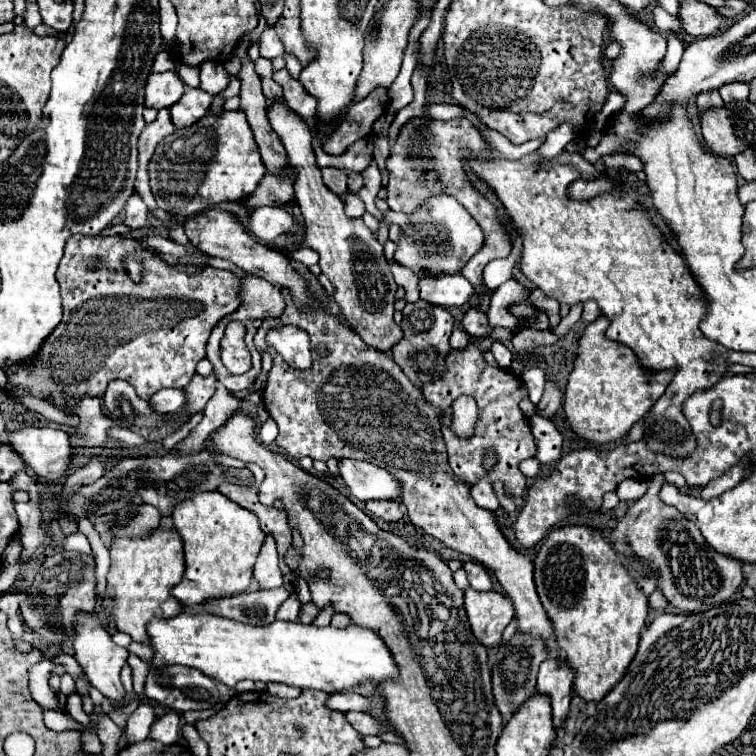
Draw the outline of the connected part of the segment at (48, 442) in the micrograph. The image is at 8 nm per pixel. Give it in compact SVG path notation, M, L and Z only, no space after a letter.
M22 427L4 437L4 443L8 443L12 451L18 453L22 461L44 481L56 483L64 479L72 453L68 433L48 427Z

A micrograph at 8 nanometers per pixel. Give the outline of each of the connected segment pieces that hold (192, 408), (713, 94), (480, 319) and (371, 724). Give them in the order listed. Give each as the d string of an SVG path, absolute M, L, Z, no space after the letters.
M194 375L192 381L184 387L184 393L186 393L186 415L192 417L196 413L202 413L206 403L212 399L216 391L216 375L208 375L208 377L202 377L202 375Z
M712 89L712 91L706 91L706 93L698 93L696 105L698 105L698 111L702 113L702 111L706 111L710 107L722 107L724 103L720 99L720 93L716 89Z
M466 311L462 321L460 321L460 325L472 337L484 337L488 333L486 315L482 311Z
M350 711L346 713L346 719L350 721L350 725L362 733L362 735L378 735L380 731L384 731L384 725L378 723L376 719L372 719L368 713L358 713L358 711Z

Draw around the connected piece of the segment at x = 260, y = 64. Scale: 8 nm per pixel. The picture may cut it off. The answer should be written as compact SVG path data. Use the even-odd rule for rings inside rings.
M260 57L256 63L256 73L262 75L262 85L270 85L270 77L272 77L272 63L264 57Z

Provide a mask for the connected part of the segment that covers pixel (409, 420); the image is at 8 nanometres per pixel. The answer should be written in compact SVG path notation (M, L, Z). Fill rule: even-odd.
M282 289L282 295L286 299L286 311L280 317L282 323L306 329L312 345L324 343L330 355L320 357L314 351L312 367L300 371L290 369L274 349L266 349L274 357L274 365L268 373L262 399L280 429L276 445L294 459L306 455L322 461L328 461L328 457L338 461L362 457L378 467L384 465L402 483L402 505L406 505L412 525L440 539L446 547L490 567L516 607L518 631L544 637L550 657L556 659L556 639L536 593L534 565L526 555L510 547L494 515L474 503L470 485L450 473L440 431L440 409L424 399L422 391L410 383L390 355L378 353L378 349L366 345L350 327L324 311L308 309L298 313L288 289Z

